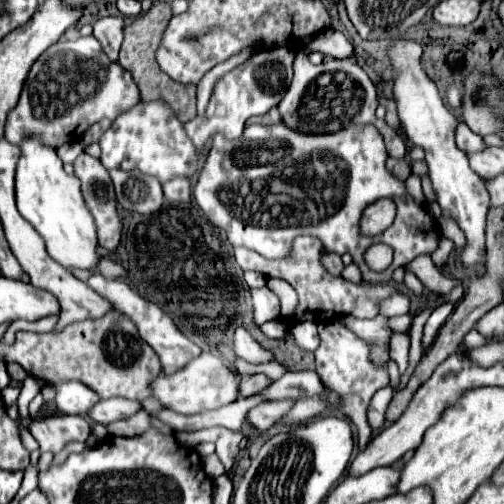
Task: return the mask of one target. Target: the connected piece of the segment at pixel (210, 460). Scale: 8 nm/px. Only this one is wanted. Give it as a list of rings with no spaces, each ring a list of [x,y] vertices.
[[[210,454],[210,456],[204,458],[204,470],[210,478],[218,478],[218,476],[224,474],[224,466],[222,466],[222,462],[216,454]]]

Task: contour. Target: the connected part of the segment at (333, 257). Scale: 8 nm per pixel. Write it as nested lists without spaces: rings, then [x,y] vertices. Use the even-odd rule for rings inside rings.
[[[327,252],[325,254],[323,264],[326,270],[334,276],[340,276],[343,268],[345,267],[341,257],[332,252]]]

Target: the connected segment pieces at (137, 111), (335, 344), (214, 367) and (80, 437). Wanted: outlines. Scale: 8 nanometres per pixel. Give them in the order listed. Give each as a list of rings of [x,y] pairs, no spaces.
[[[162,98],[152,102],[138,102],[130,110],[122,112],[100,138],[100,148],[100,160],[108,170],[140,168],[140,172],[156,176],[160,182],[168,182],[176,176],[192,178],[198,170],[198,156],[194,152],[196,148],[190,142],[184,124],[178,120],[174,110],[162,102]]]
[[[338,320],[318,322],[318,334],[320,334],[320,346],[314,352],[316,372],[328,390],[334,390],[334,394],[340,394],[340,402],[342,402],[340,414],[346,416],[352,424],[356,424],[360,434],[360,448],[364,448],[372,436],[372,428],[368,426],[368,420],[366,420],[368,402],[376,390],[388,384],[388,372],[384,368],[382,370],[376,368],[368,360],[368,354],[370,354],[368,344],[362,338],[358,338],[352,330],[348,330],[344,324],[340,324]]]
[[[204,352],[198,358],[194,358],[192,362],[188,362],[174,376],[160,374],[152,382],[152,392],[166,408],[176,410],[180,414],[200,414],[206,410],[216,410],[216,408],[232,404],[240,398],[236,372],[228,364],[224,364],[218,356],[208,354],[208,352]]]
[[[52,414],[30,422],[30,432],[40,444],[42,452],[58,454],[68,442],[86,442],[90,424],[82,416]]]

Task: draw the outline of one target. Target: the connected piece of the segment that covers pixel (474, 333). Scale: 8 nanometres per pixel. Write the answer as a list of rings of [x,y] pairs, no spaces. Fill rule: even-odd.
[[[475,328],[470,330],[465,337],[463,338],[462,342],[468,347],[468,348],[475,348],[483,346],[484,344],[487,344],[490,342],[490,339],[486,339],[480,334]]]

